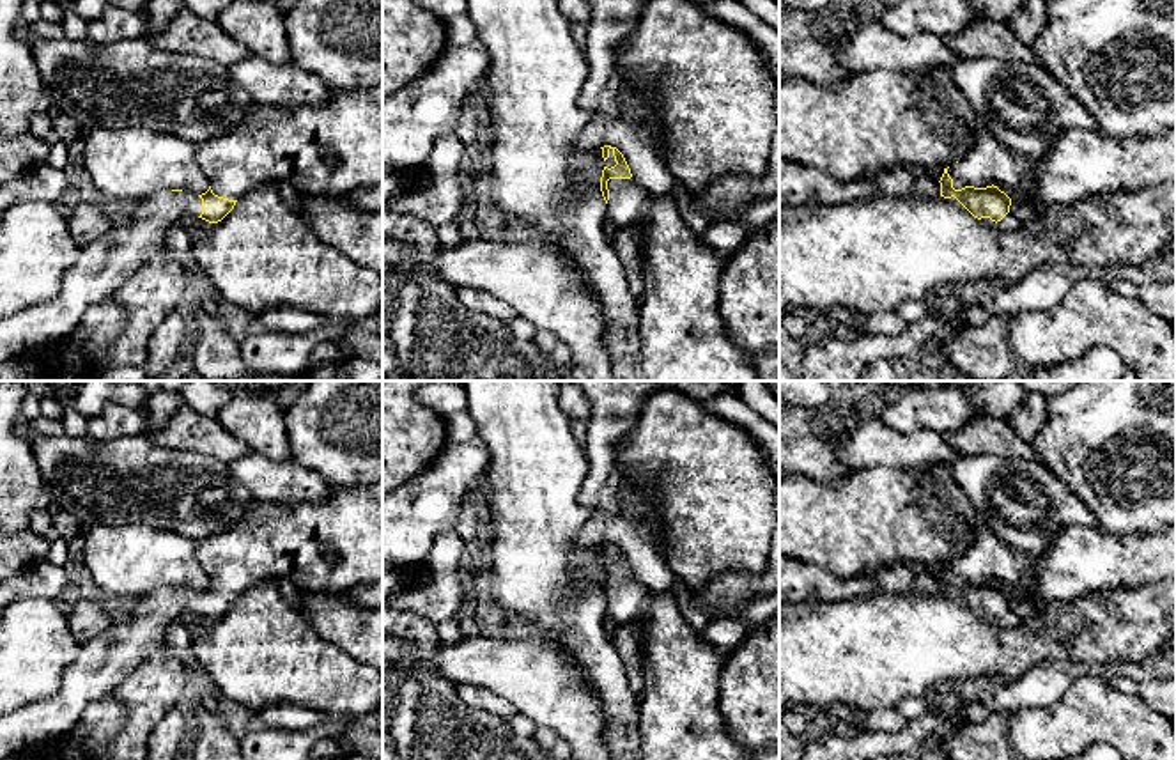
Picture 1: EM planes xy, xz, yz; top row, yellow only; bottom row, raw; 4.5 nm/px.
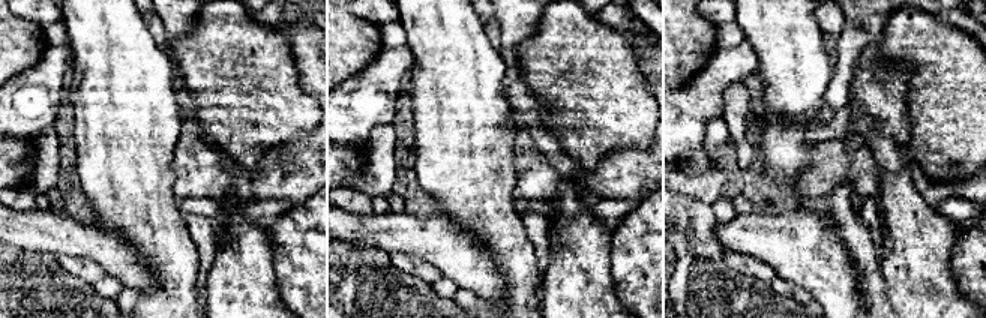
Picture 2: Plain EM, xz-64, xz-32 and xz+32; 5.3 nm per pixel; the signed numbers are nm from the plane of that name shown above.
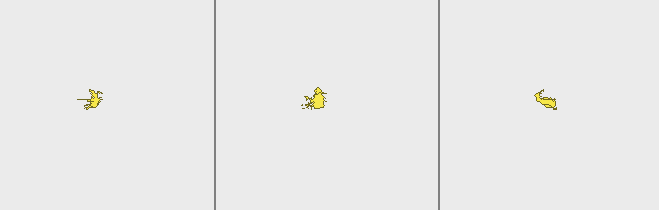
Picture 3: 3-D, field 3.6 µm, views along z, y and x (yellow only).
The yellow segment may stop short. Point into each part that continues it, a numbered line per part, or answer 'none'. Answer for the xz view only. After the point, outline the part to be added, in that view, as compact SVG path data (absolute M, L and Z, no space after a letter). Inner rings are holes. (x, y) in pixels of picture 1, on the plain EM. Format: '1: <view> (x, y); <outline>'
1: xz (627, 601); M631 576L607 578L609 597L604 611L606 618L615 620L618 625L639 622L652 599L652 590Z

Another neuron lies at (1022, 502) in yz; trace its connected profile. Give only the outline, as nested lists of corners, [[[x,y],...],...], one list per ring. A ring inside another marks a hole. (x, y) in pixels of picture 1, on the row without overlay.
[[[997,455],[958,457],[951,473],[971,500],[978,519],[1018,556],[1043,554],[1059,530],[1066,526],[1091,526],[1103,530],[1086,503],[1040,459],[1002,459]]]

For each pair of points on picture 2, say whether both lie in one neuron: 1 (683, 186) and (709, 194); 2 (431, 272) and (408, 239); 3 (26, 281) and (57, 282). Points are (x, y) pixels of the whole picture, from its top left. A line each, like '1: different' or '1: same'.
1: same
2: different
3: same

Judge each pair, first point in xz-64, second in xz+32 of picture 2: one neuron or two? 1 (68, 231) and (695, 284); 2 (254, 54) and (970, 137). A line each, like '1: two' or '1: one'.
1: two
2: one

